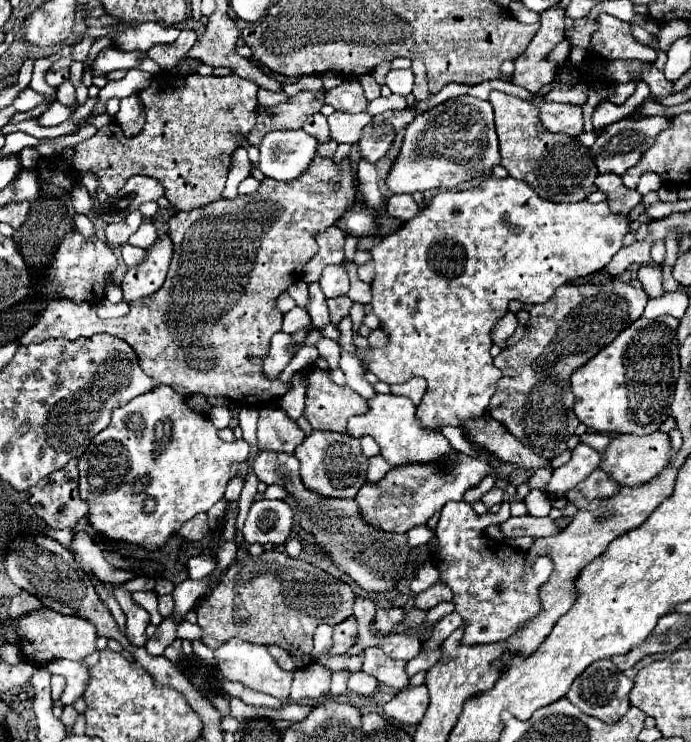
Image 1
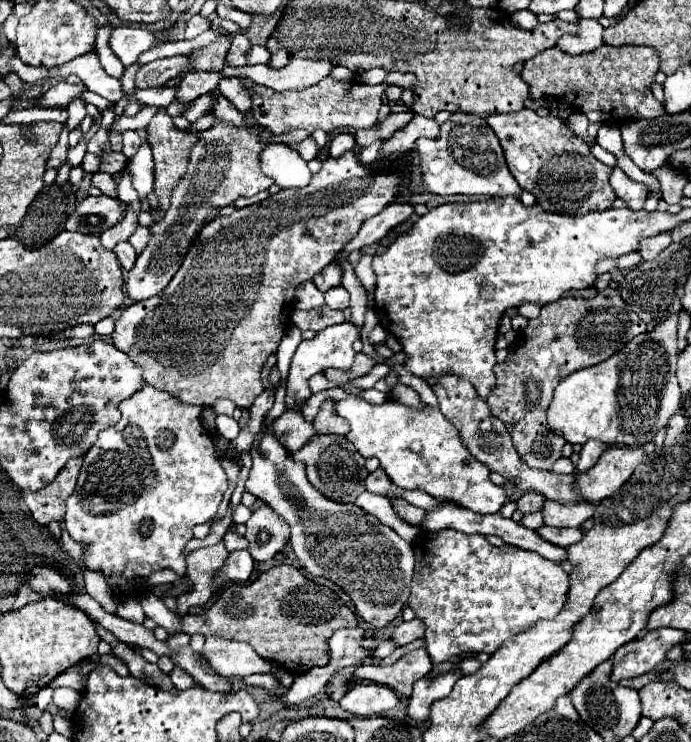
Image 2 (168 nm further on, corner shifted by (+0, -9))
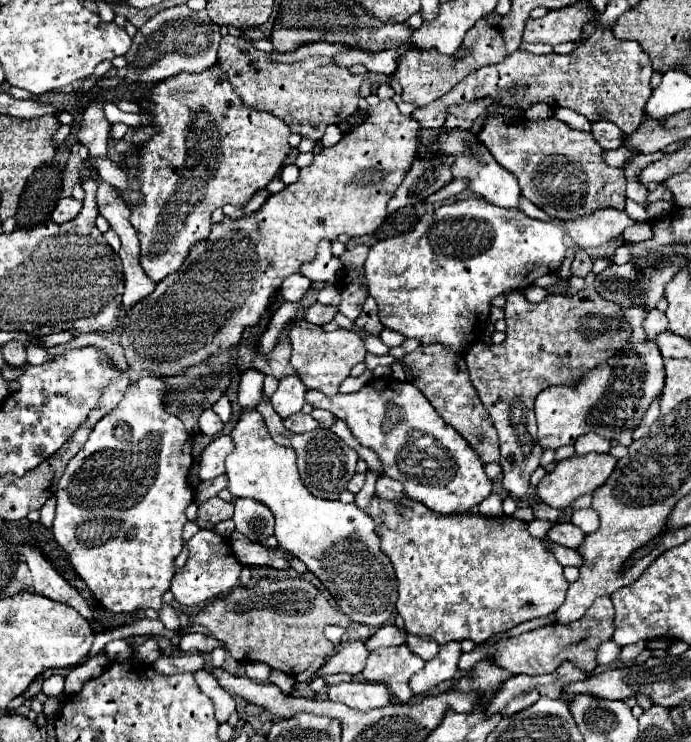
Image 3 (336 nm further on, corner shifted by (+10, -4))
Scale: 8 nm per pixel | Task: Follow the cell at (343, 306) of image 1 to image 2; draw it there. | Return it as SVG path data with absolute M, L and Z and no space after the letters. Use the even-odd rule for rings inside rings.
M323 305L323 307L319 307L319 309L309 309L309 311L293 309L291 321L293 321L293 325L297 325L301 331L305 331L305 329L321 331L321 329L325 329L325 327L329 327L329 325L343 323L343 321L345 321L345 315L343 315L343 311L337 311L337 309L331 309L331 307Z

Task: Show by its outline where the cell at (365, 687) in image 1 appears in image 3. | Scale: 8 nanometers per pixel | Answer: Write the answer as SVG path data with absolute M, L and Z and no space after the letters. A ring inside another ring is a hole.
M341 682L327 686L327 698L331 702L347 704L349 708L355 710L371 710L391 702L385 684L373 684L373 682Z

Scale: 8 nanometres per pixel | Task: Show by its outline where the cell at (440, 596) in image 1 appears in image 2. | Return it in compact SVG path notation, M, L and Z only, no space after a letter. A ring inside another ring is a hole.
M411 619L411 621L401 621L397 627L395 627L395 631L393 631L393 641L397 643L397 645L407 645L407 643L411 643L411 641L415 641L415 639L421 639L423 637L423 633L425 633L425 625L423 625L423 621L421 619Z

